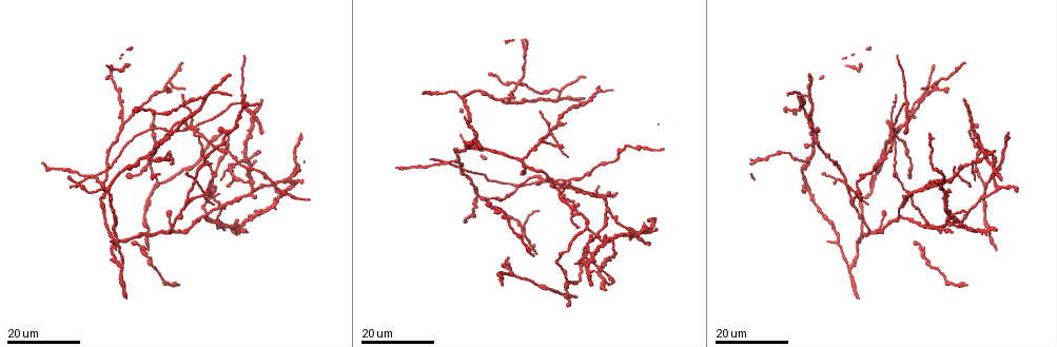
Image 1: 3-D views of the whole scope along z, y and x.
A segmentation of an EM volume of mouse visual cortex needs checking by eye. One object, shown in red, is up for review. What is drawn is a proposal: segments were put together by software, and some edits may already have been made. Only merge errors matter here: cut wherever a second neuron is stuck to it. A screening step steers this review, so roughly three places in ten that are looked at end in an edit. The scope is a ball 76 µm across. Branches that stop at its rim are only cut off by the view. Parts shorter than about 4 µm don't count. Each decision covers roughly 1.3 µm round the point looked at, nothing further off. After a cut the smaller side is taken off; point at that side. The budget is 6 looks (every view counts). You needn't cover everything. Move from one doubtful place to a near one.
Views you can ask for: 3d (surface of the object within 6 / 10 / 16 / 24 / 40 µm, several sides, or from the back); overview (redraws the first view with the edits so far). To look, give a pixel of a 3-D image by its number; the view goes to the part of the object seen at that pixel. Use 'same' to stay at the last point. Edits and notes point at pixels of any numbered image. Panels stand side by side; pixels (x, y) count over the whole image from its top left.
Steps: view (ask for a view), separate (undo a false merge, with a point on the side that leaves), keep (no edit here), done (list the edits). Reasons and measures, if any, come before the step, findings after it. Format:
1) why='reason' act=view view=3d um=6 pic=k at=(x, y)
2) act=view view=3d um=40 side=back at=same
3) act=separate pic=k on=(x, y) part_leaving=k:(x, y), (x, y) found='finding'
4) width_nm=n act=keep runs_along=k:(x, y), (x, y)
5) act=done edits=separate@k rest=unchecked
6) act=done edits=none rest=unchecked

why='two arms in line, one across' act=view view=3d um=24 pic=1 at=(231, 175)

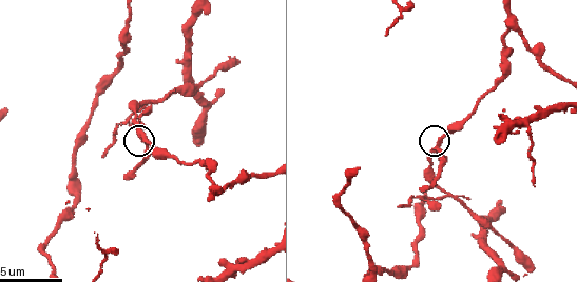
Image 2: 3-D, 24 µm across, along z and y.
act=view view=3d um=6 pic=2 at=(139, 133)

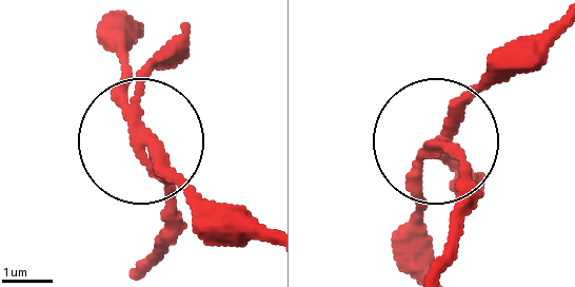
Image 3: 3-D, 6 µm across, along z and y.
act=separate pic=3 on=(462, 169) part_leaving=3:(139, 132), (164, 215), (139, 266) found='a second neuron is stuck on'

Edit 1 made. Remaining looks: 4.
why='redraw' act=view view=overview

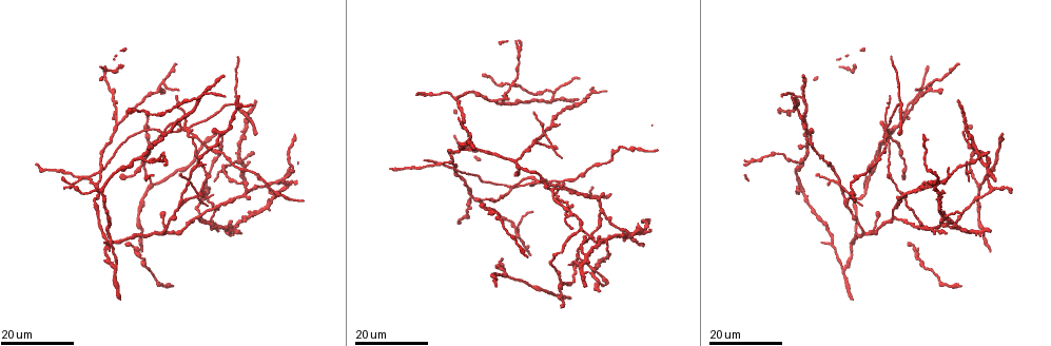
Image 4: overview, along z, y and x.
why='four-way junction' act=view view=3d um=24 pic=4 at=(932, 231)

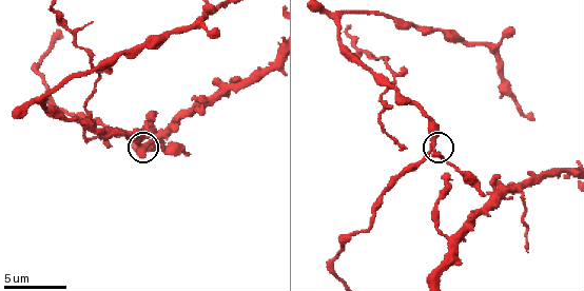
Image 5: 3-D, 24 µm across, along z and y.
why='zoom in' act=view view=3d um=10 pic=5 at=(435, 146)

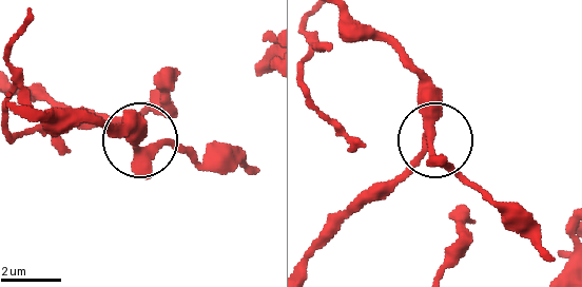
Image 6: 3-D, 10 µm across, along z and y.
act=keep runs_along=6:(349, 15), (409, 69), (434, 151), (482, 194) found='continuous, no second neuron'

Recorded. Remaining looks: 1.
act=done edits=separate@3 rest=unchecked

